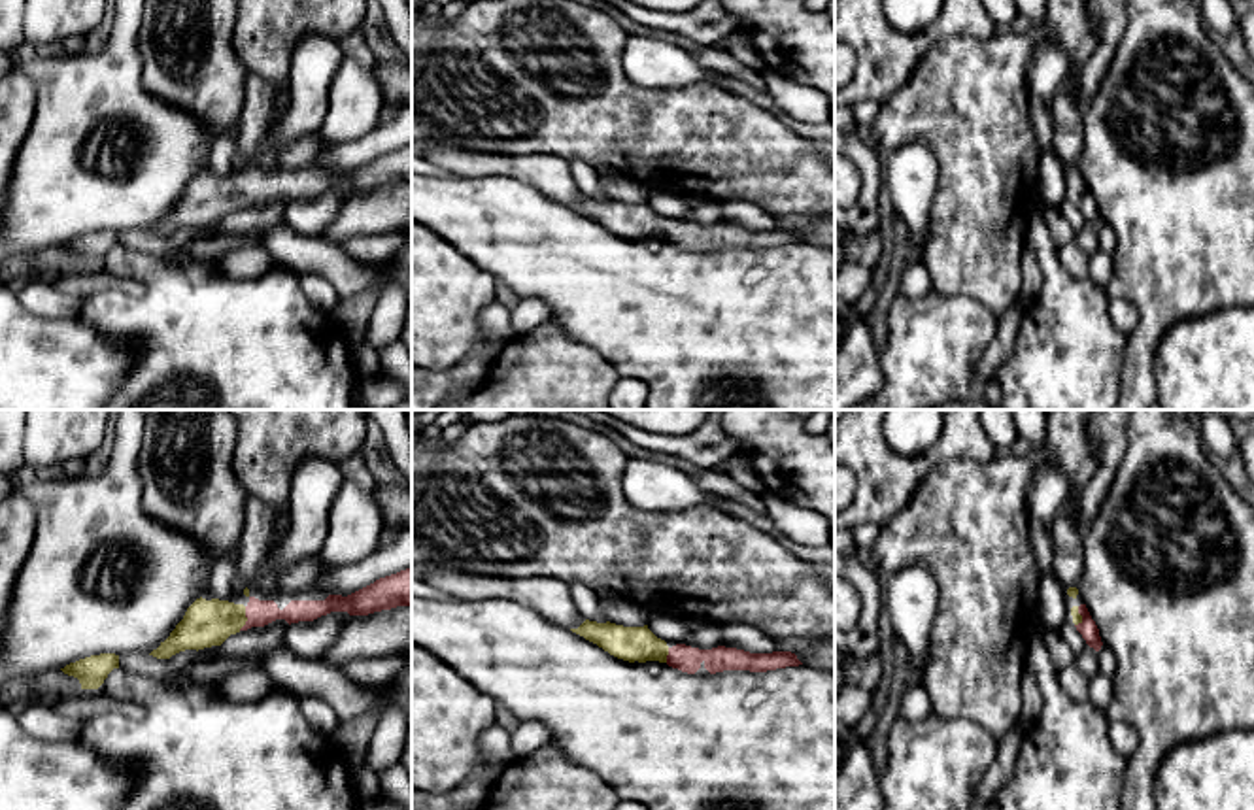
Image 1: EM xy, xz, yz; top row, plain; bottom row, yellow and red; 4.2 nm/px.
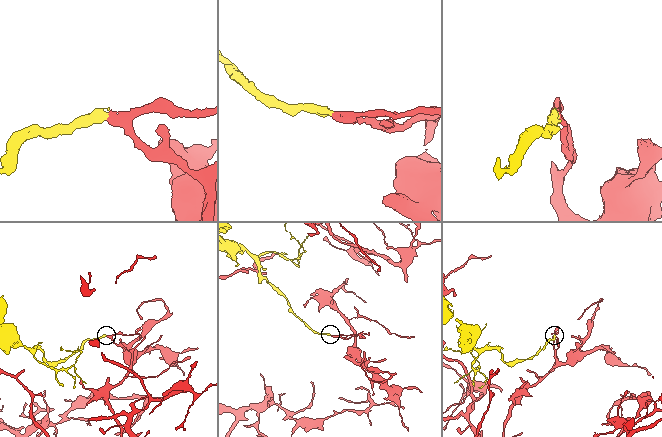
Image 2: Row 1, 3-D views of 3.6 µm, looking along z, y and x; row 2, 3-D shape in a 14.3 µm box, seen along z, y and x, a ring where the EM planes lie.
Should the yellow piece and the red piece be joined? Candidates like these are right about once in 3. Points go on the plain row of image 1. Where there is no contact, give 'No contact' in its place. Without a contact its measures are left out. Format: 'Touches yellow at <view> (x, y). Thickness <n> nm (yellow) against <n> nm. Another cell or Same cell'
Touches yellow at xy (246, 195). Thickness 200 nm (yellow) against 110 nm. Same cell

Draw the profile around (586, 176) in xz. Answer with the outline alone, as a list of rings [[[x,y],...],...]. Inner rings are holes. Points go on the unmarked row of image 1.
[[[572,160],[570,170],[572,170],[572,177],[574,177],[576,185],[580,187],[580,191],[585,196],[597,198],[597,200],[606,200],[606,194],[599,183],[599,172],[593,166],[589,166],[584,160]]]

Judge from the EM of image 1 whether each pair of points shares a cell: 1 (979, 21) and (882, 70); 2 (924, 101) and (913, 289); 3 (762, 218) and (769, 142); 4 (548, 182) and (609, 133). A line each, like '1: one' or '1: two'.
1: one
2: two
3: two
4: two

